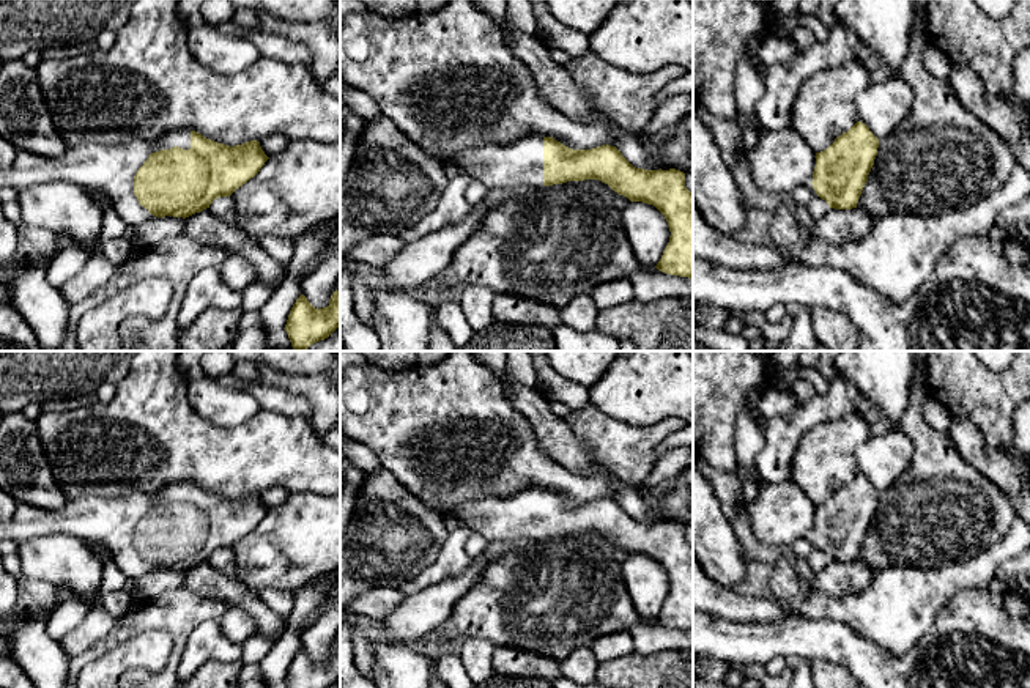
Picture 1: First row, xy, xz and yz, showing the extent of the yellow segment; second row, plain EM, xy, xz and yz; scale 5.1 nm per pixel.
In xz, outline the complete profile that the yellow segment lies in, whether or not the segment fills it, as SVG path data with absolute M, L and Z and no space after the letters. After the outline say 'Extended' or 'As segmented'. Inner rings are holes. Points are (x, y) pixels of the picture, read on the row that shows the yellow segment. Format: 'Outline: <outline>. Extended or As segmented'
Outline: M542 135L521 137L509 145L468 148L447 162L487 189L598 179L630 202L654 205L671 231L655 268L693 280L693 194L685 187L685 173L680 170L636 168L616 146L572 150Z. Extended

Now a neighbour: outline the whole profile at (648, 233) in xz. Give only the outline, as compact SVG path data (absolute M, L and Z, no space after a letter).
M630 202L621 209L621 227L635 258L647 269L655 268L671 236L665 216L654 205Z

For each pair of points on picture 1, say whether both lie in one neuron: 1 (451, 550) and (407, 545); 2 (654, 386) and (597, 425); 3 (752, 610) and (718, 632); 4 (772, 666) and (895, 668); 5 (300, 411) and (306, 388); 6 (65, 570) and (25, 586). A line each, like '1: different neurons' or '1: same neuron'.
1: different neurons
2: different neurons
3: different neurons
4: different neurons
5: different neurons
6: different neurons

